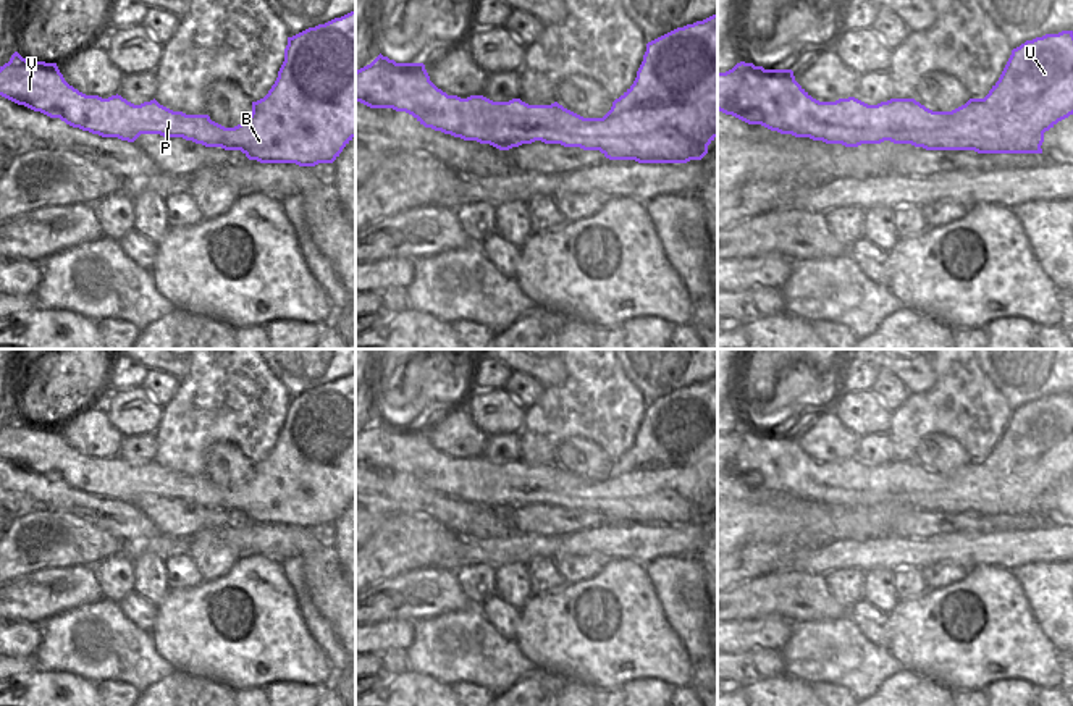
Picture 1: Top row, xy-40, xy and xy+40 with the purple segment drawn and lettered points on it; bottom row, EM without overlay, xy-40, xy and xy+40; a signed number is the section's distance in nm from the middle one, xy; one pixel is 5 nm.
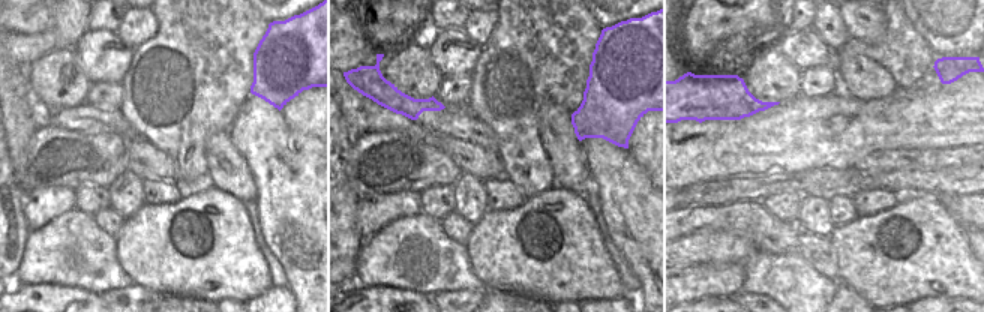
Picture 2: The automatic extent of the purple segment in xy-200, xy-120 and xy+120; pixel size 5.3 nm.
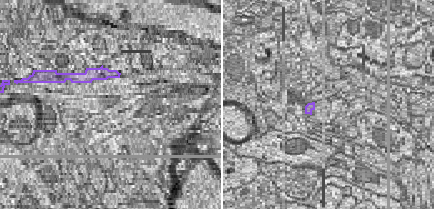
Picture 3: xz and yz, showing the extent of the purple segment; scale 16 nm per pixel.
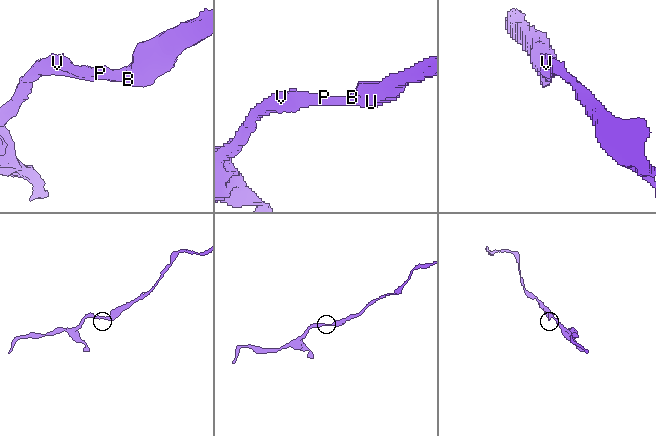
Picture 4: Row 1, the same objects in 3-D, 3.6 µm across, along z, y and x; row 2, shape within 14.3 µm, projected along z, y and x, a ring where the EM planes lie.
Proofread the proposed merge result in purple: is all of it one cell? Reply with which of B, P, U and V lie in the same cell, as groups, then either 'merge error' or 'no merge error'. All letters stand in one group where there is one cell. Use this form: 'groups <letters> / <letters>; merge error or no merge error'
groups B P U V; no merge error

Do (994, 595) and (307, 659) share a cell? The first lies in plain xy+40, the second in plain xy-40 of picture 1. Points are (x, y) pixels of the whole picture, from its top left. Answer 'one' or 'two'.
one

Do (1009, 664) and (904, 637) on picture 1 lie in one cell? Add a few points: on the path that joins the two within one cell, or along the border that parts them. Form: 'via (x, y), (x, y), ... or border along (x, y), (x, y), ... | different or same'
via (983, 645), (960, 645), (947, 637), (929, 637) | same

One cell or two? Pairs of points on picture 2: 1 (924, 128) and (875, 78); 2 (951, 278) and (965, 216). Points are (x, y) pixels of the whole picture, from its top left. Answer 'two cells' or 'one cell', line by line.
1: two cells
2: two cells

